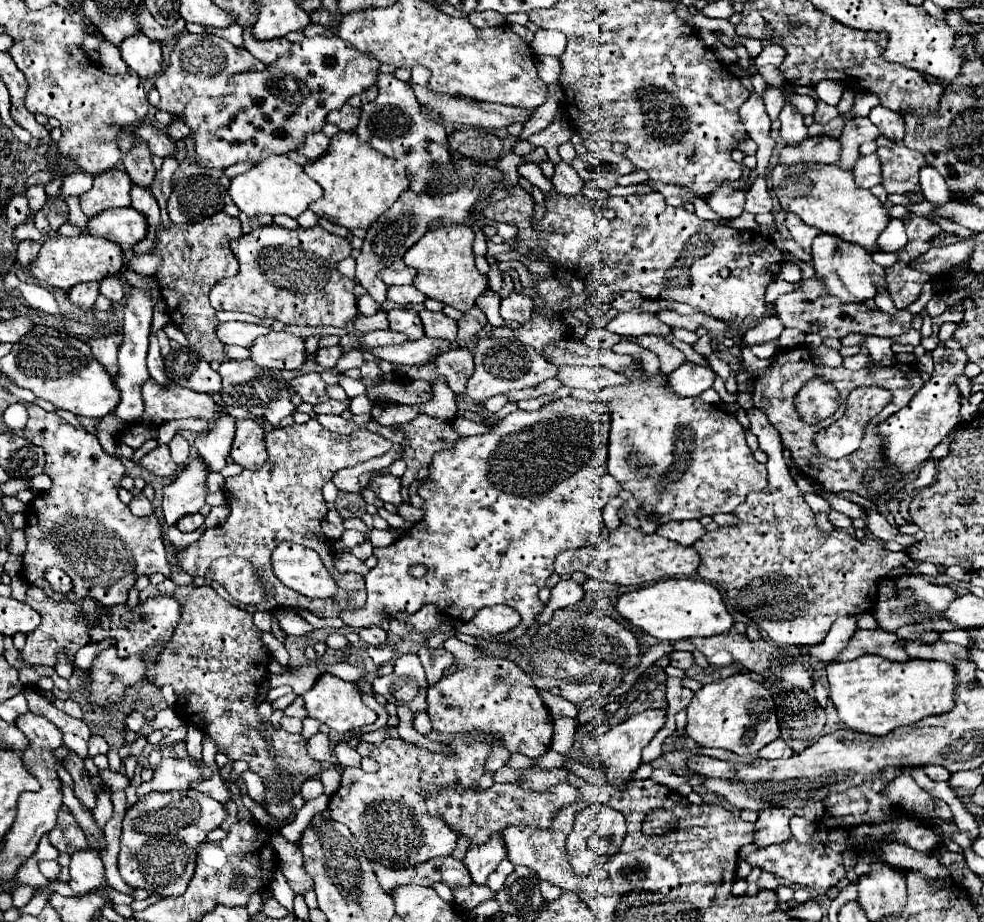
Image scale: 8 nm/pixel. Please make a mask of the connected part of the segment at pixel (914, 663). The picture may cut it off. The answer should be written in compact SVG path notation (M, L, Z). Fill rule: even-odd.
M861 655L853 661L827 665L829 695L847 729L867 735L887 735L895 727L917 723L923 717L953 709L955 667L939 661L909 659L905 663Z

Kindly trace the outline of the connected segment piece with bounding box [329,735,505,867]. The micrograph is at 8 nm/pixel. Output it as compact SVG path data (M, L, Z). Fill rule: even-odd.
M457 735L451 741L445 741L445 745L447 745L449 753L433 753L429 749L419 747L417 743L409 743L403 739L385 739L381 743L361 741L358 744L357 752L363 758L375 759L379 763L379 771L365 773L363 769L343 769L341 789L331 797L329 809L331 809L331 817L335 821L343 821L343 825L347 825L351 829L355 839L361 843L367 859L379 861L387 867L411 867L411 865L419 865L423 861L429 861L433 857L449 857L453 853L455 843L457 843L457 835L445 823L441 823L441 819L433 819L427 813L427 807L423 803L423 795L437 785L447 785L447 787L453 787L457 791L491 787L493 773L489 773L485 769L485 763L487 763L487 757L489 757L493 747L505 747L505 745L501 739L495 739L495 737L489 743L483 739L467 741L467 739L463 739L463 735Z

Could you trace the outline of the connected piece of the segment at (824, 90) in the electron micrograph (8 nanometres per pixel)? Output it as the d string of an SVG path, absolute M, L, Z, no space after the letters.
M819 81L815 85L815 91L817 91L821 101L825 101L829 105L837 105L839 99L841 99L841 93L843 93L843 83L839 83L839 81Z

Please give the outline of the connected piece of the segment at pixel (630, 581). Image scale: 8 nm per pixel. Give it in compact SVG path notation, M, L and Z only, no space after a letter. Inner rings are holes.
M621 525L615 533L611 533L599 545L561 551L555 561L555 573L569 577L573 571L583 571L589 577L595 577L607 583L617 583L625 587L643 587L653 581L661 581L669 577L693 577L697 575L699 565L701 565L701 559L693 547L683 547L657 533L645 535L639 529Z

